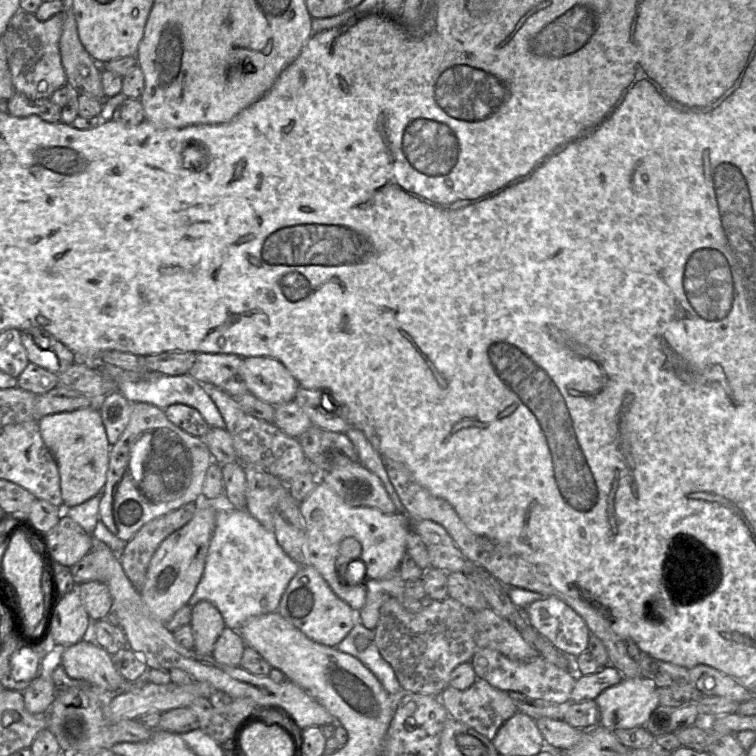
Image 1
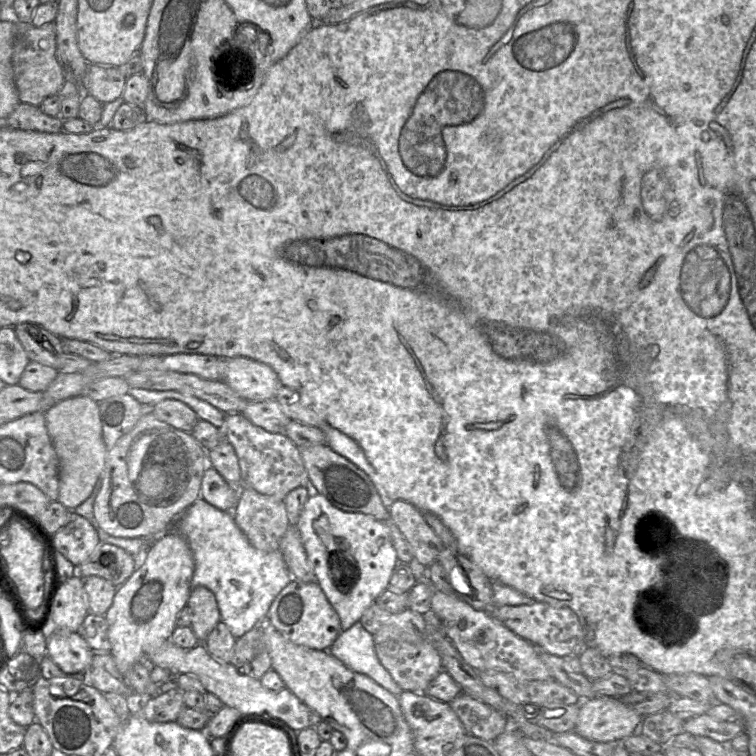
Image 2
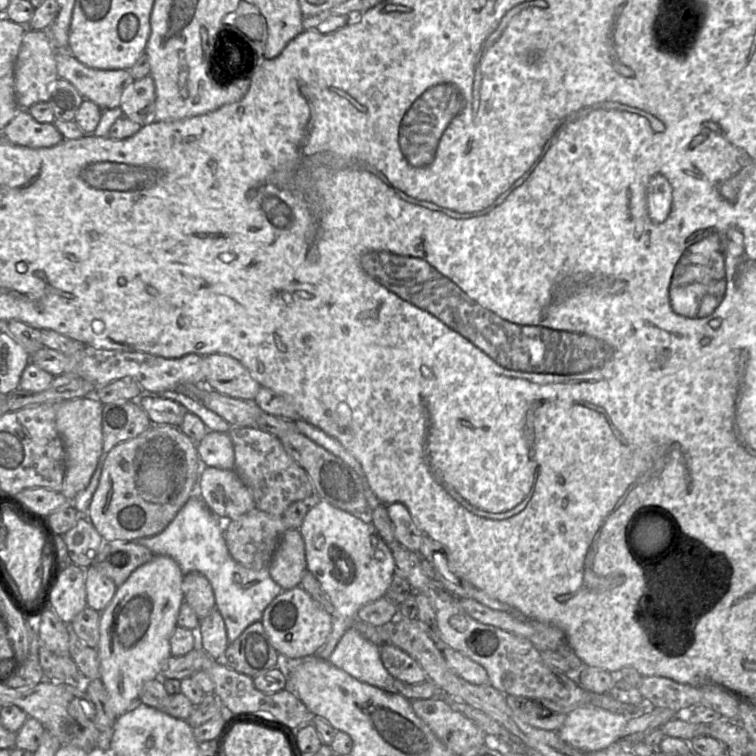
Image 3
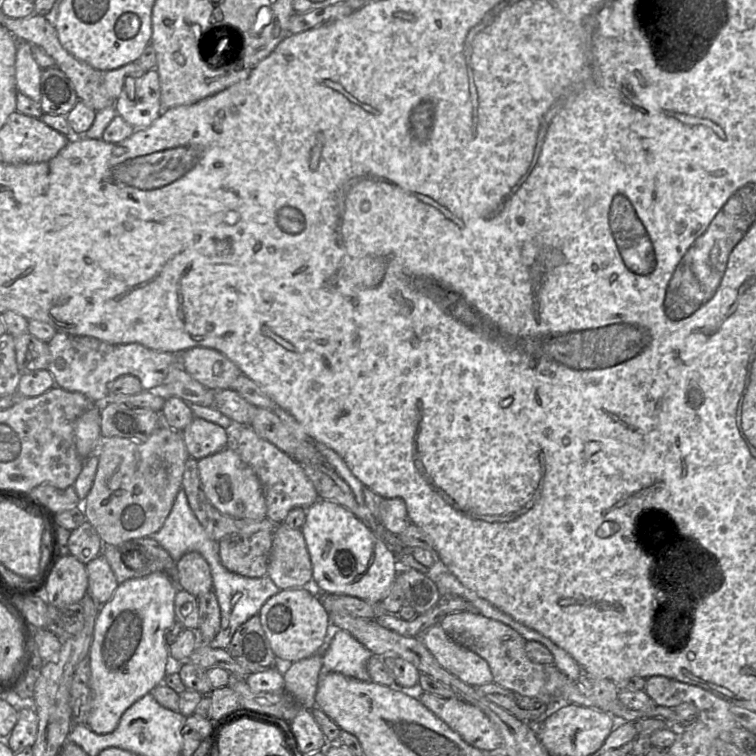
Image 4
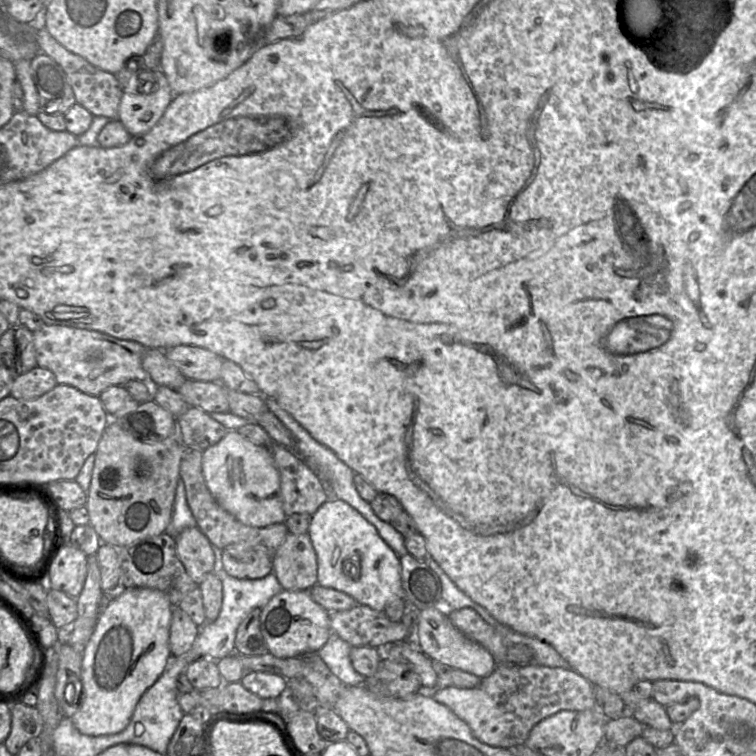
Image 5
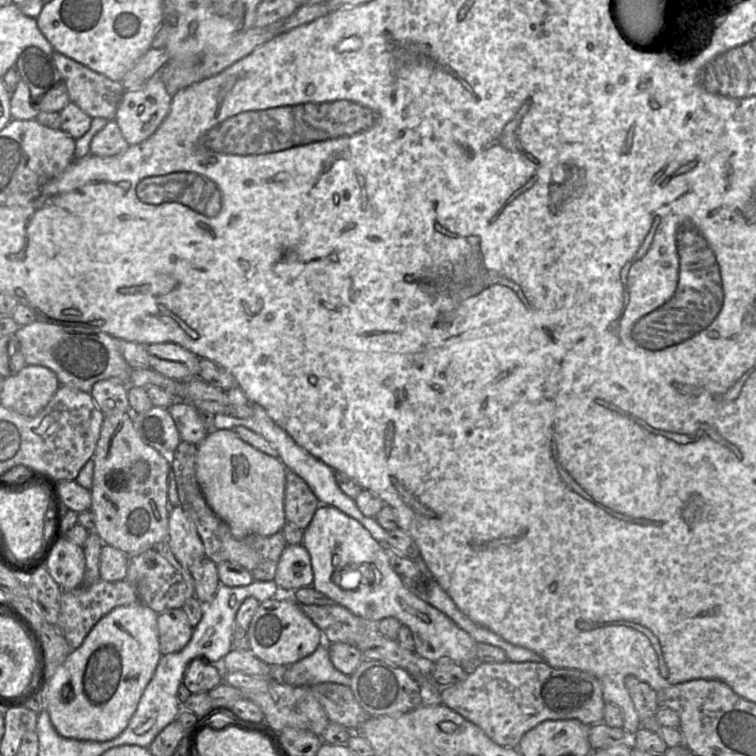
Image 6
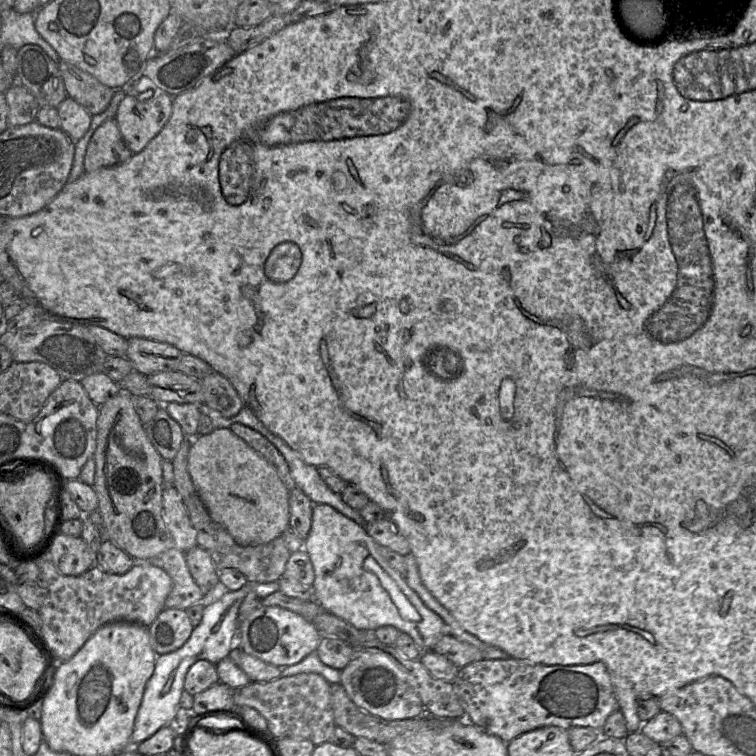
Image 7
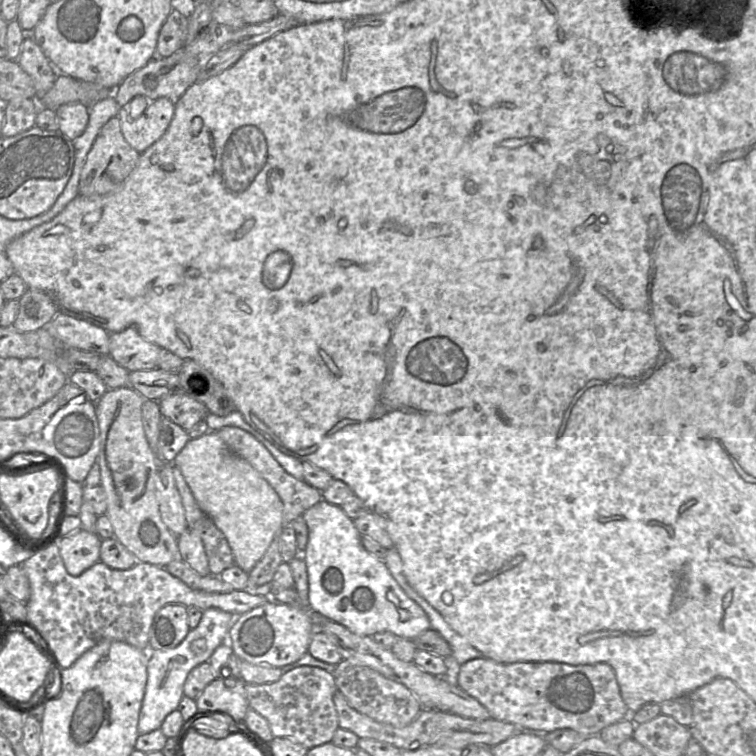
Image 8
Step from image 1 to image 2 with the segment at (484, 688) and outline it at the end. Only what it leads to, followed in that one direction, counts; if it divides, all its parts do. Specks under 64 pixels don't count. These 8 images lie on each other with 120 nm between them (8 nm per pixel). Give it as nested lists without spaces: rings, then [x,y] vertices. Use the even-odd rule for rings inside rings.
[[[461,693],[449,705],[467,733],[475,737],[493,742],[508,729],[508,718],[502,712],[468,694]]]

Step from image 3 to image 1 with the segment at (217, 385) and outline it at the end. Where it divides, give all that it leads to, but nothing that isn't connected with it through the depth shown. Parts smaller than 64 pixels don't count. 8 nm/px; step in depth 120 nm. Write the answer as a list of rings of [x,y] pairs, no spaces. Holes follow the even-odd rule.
[[[268,356],[244,358],[242,376],[252,395],[272,405],[293,401],[300,388],[287,368]]]

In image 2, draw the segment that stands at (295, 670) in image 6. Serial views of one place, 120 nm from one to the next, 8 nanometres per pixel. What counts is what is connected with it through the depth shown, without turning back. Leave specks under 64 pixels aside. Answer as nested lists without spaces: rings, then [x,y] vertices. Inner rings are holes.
[[[360,621],[341,632],[329,652],[346,667],[370,677],[391,694],[399,697],[404,692],[379,661],[374,635]]]

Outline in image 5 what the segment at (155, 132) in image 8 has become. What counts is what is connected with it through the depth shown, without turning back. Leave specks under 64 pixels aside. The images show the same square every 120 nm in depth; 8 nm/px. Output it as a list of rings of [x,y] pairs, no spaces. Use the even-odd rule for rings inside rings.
[[[161,69],[140,71],[134,88],[124,90],[117,119],[132,136],[150,131],[174,97]]]

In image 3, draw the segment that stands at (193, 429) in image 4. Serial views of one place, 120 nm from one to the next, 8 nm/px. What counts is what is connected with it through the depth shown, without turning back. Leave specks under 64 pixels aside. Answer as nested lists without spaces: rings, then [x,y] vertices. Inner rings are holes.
[[[209,430],[196,444],[202,466],[234,469],[234,447],[228,433]]]

